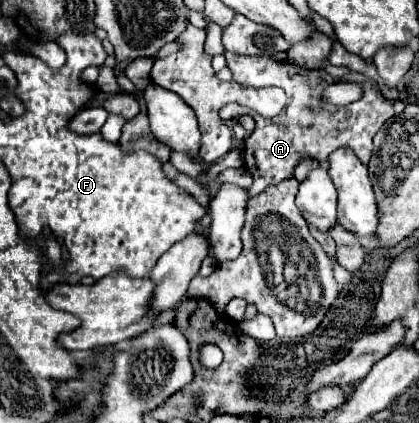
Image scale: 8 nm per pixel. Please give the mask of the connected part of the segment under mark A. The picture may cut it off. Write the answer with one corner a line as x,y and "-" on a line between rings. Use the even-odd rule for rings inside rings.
225,53
227,67
233,71
233,79
245,87
265,87
265,85
277,85
285,89
287,93
287,107
273,119
263,119
259,113
241,107
239,103
225,105
221,109
223,115
231,113
245,113
255,119
255,131
243,141
243,157
245,157
245,169
253,177
253,185
247,189
249,197
255,197
261,193
267,185
279,183
287,177
293,177
295,167
303,159
315,159
315,161
327,161
329,155
339,147
349,147
353,153
363,161
369,163
371,149
373,149
373,137
383,127
387,119
395,115
393,105
377,95
377,91
371,87
371,81
367,79
367,85
363,85
363,95
355,103
349,103
345,107
331,105
323,101
323,91
329,83
333,83
333,77
327,75
321,69
303,69
299,65
293,65
289,61
273,61
271,57
245,57
235,53

